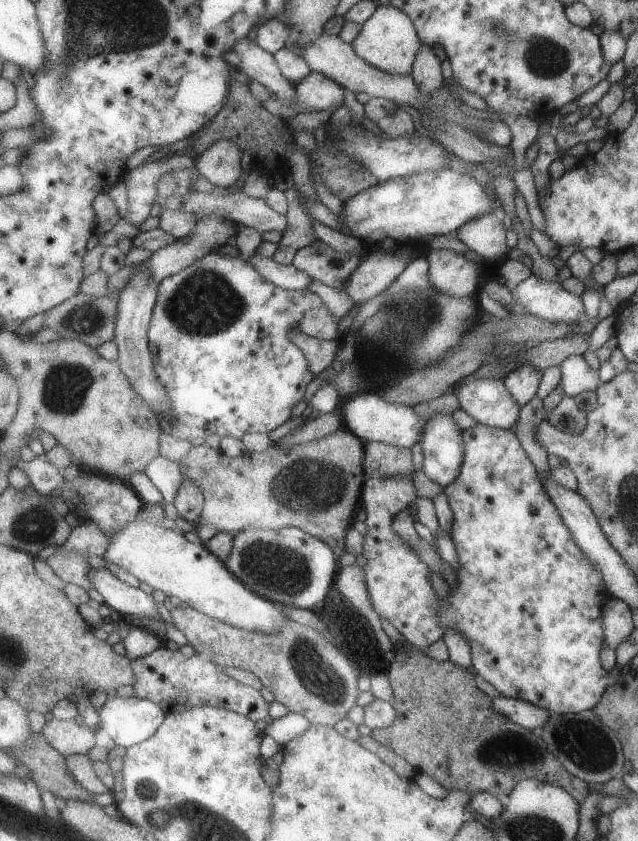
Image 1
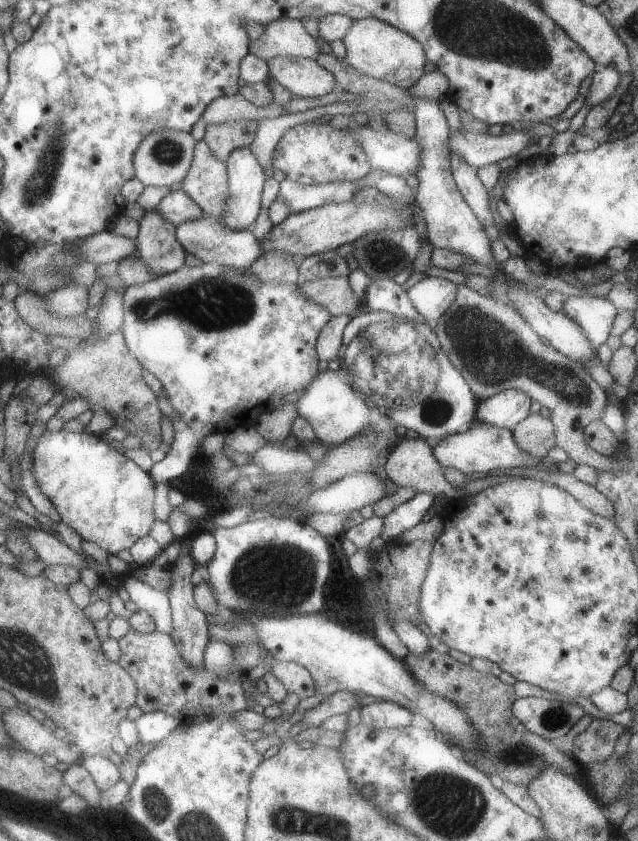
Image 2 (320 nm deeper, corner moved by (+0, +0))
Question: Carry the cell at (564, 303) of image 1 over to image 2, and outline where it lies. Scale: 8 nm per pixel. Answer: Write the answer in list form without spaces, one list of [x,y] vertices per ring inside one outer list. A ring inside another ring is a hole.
[[[567,297],[562,311],[576,321],[590,339],[593,349],[606,343],[618,309],[603,297]]]

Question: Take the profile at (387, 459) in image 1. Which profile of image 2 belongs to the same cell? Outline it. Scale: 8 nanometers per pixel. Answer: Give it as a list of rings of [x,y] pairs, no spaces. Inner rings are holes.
[[[402,437],[402,442],[396,444],[387,462],[384,465],[386,474],[392,483],[402,486],[412,486],[418,493],[430,493],[435,497],[444,494],[447,500],[452,498],[465,497],[466,495],[473,495],[480,492],[482,489],[488,488],[491,485],[496,484],[496,479],[490,474],[485,478],[470,479],[467,481],[464,487],[457,487],[450,484],[443,476],[443,468],[439,463],[439,460],[434,456],[433,448],[424,439],[407,439]]]

